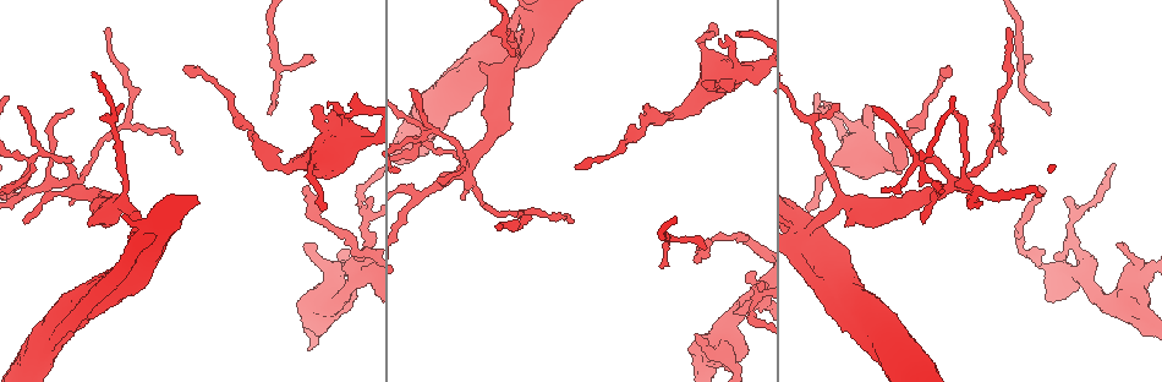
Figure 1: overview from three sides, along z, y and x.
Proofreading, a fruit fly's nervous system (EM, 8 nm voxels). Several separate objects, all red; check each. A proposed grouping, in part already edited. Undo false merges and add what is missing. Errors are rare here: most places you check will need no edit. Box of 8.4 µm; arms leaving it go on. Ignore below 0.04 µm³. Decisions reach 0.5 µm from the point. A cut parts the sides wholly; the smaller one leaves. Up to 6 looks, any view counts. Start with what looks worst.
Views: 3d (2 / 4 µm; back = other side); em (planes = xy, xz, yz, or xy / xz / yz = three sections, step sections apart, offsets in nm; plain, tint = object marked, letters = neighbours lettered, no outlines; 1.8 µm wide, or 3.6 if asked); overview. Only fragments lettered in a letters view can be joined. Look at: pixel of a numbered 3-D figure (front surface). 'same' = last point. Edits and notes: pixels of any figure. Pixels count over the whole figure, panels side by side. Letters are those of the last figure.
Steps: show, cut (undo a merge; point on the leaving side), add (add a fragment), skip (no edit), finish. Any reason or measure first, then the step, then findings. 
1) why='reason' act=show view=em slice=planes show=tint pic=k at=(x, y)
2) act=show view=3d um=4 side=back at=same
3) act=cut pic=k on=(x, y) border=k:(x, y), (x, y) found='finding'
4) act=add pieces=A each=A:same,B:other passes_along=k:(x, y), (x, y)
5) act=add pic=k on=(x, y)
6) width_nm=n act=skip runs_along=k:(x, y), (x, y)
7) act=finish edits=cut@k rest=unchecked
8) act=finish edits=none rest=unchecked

why='calibre changes' act=show view=em slice=planes show=letters pic=1 at=(1081, 274)

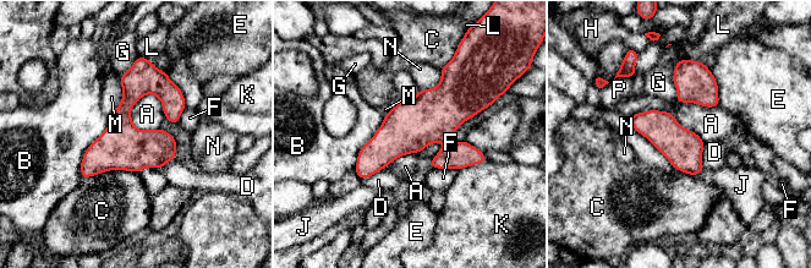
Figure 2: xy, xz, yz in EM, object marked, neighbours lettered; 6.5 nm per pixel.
act=skip each=A:other,B:other,C:other,D:other,E:other,F:other,G:other,H:other,J:other,K:other,L:other,M:other,N:other,P:other runs_along=2:(142, 64), (121, 136), (83, 175) found='continuous, no second cell'

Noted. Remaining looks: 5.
why='abrupt turn' act=show view=em um=3.6 slice=planes show=letters pic=1 at=(531, 17)

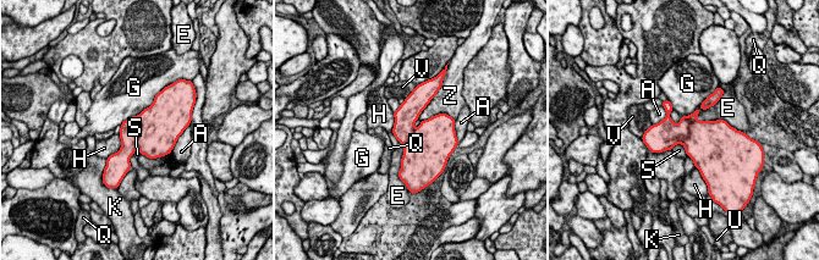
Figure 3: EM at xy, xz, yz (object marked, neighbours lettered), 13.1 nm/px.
act=skip each=A:other,E:other,G:other,H:other,K:other,Q:other,S:other,U:other,V:other,Z:other border=3:(672, 109), (670, 119), (676, 125) found='one cell here'

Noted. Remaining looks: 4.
why='branch stops here' act=show view=3d um=2 pic=1 at=(730, 85)

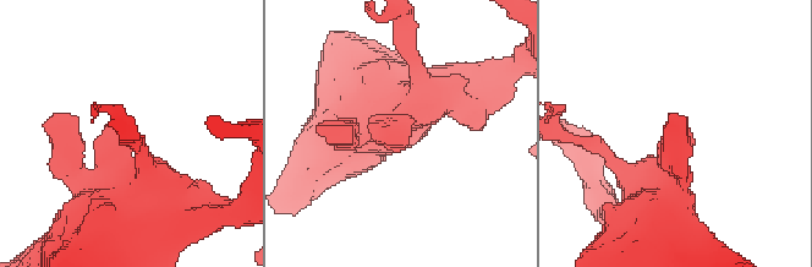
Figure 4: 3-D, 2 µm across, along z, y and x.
act=show view=em slice=planes show=letters pic=4 at=(400, 140)

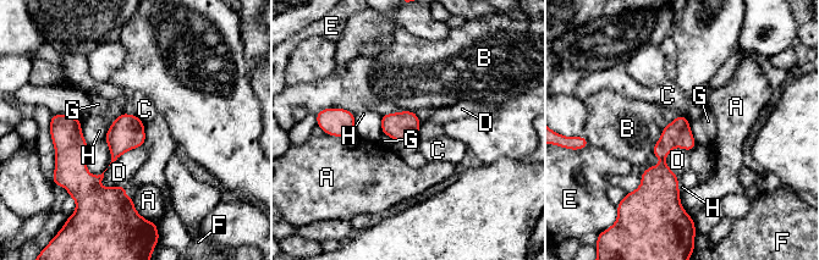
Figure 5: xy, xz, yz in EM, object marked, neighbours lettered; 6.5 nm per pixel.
act=skip each=A:other,B:other,C:other,D:other,E:other,F:other,G:other,H:other border=5:(135, 114), (144, 126) found='no lettered fragment goes on from it'

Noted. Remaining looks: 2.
act=finish edits=none rest=unchecked

